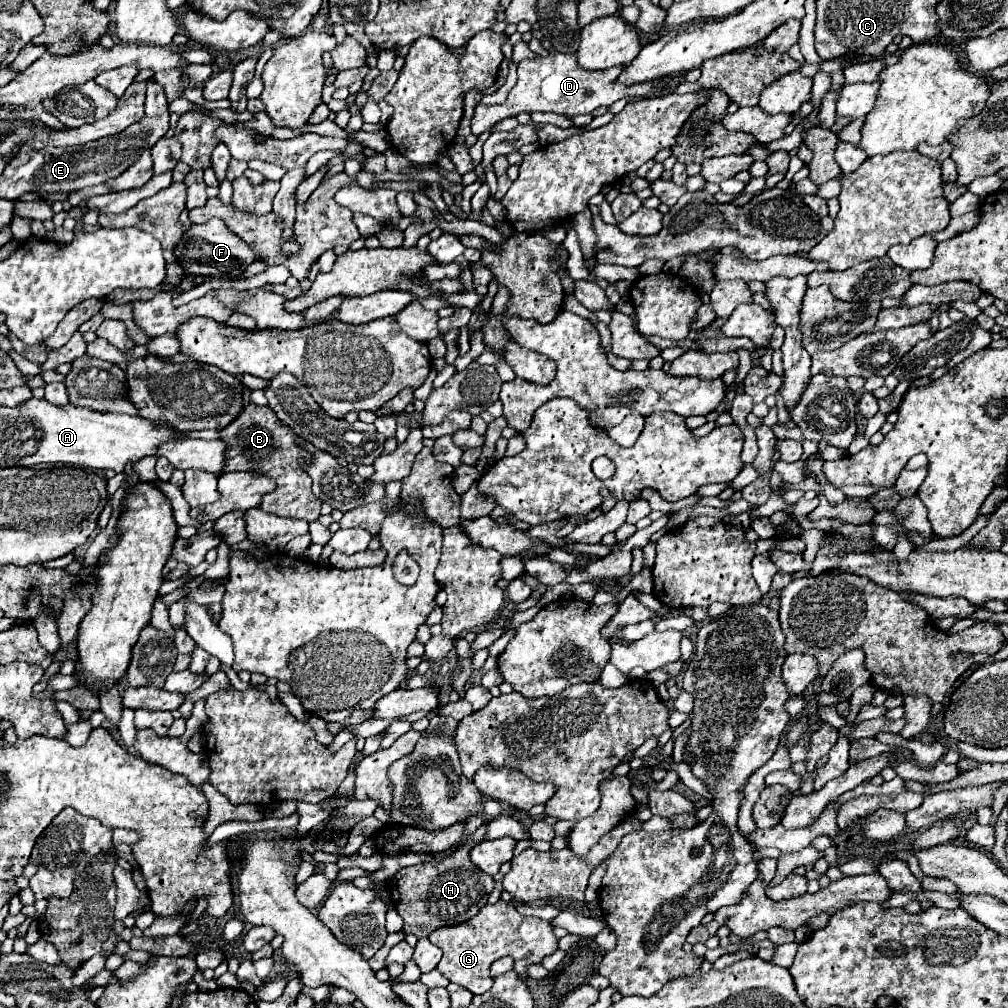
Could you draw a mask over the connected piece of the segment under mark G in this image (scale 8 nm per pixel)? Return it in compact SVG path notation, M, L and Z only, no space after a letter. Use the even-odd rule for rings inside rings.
M499 900L497 904L487 904L481 912L469 922L457 926L445 926L435 930L429 940L443 950L443 958L437 964L437 970L447 976L453 984L467 988L471 994L483 994L493 986L493 978L489 974L489 966L503 956L511 956L515 960L513 970L521 980L527 980L527 966L541 964L541 960L557 950L557 936L553 934L553 926L545 920L533 916L521 916L511 904Z

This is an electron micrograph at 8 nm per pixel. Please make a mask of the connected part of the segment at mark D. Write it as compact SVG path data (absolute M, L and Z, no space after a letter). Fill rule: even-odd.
M549 54L539 58L525 58L519 62L517 72L519 80L515 88L509 92L505 104L501 106L485 106L479 104L471 122L471 130L475 136L489 130L493 124L501 122L503 118L517 116L519 112L555 112L565 116L575 114L591 114L599 106L611 106L621 98L645 98L657 90L663 90L667 84L663 80L651 80L643 84L619 84L617 78L625 66L613 66L609 70L585 70L577 64L575 54Z

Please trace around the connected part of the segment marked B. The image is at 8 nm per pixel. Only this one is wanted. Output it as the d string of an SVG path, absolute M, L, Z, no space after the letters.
M249 404L245 412L233 420L227 428L221 430L221 440L229 444L227 452L227 464L223 472L233 470L253 470L259 474L267 474L277 482L275 492L263 496L261 510L281 516L281 518L301 518L307 522L313 522L319 518L321 500L311 492L311 478L305 470L299 466L299 456L309 458L311 454L295 446L295 432L277 420L271 408L259 408L255 404Z

